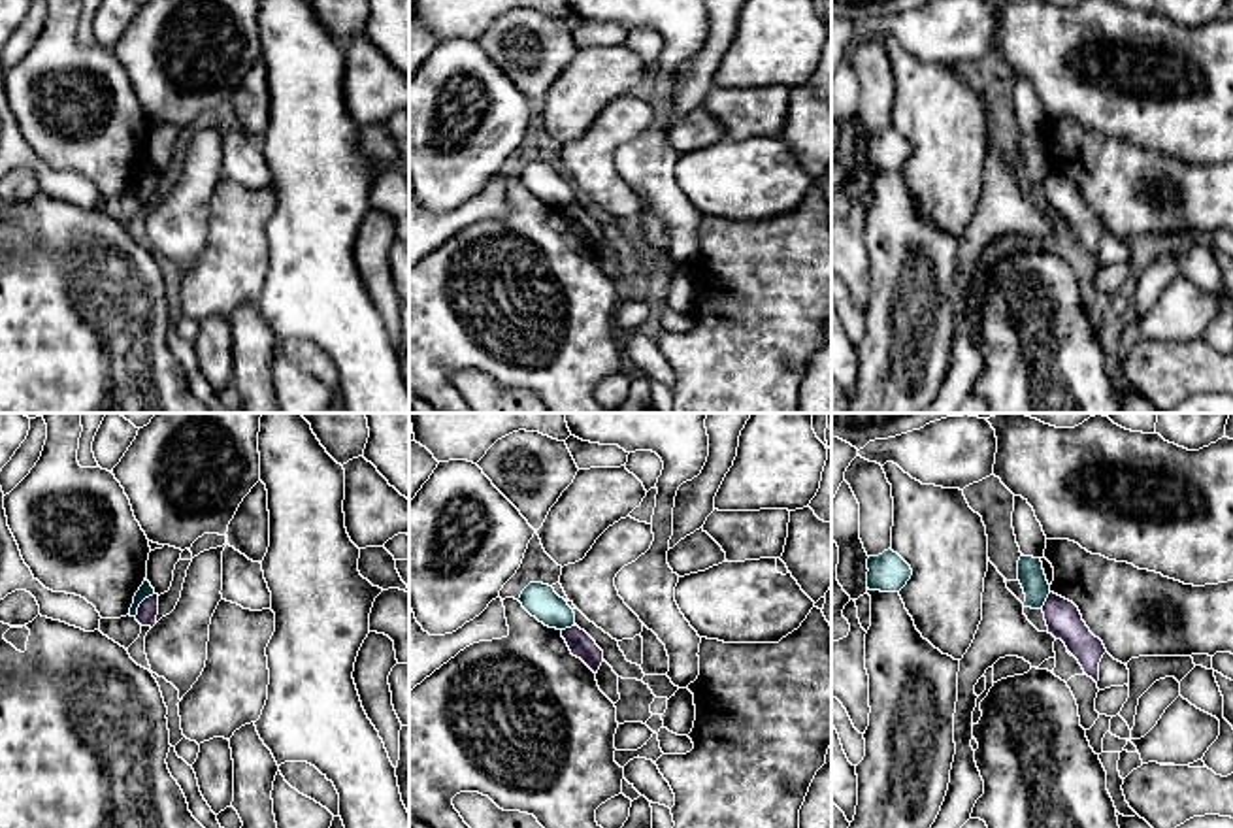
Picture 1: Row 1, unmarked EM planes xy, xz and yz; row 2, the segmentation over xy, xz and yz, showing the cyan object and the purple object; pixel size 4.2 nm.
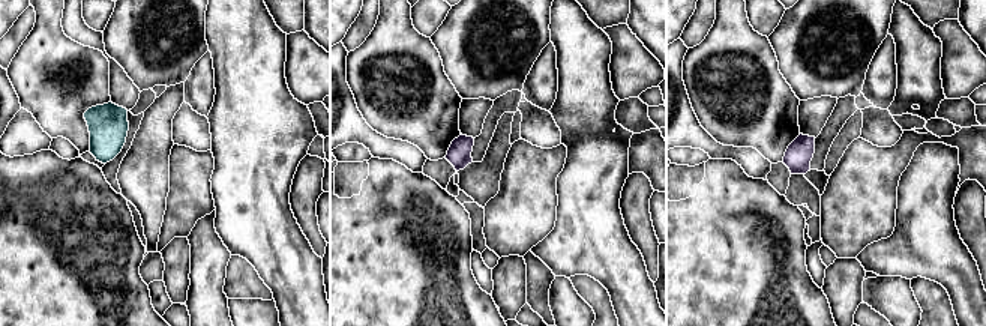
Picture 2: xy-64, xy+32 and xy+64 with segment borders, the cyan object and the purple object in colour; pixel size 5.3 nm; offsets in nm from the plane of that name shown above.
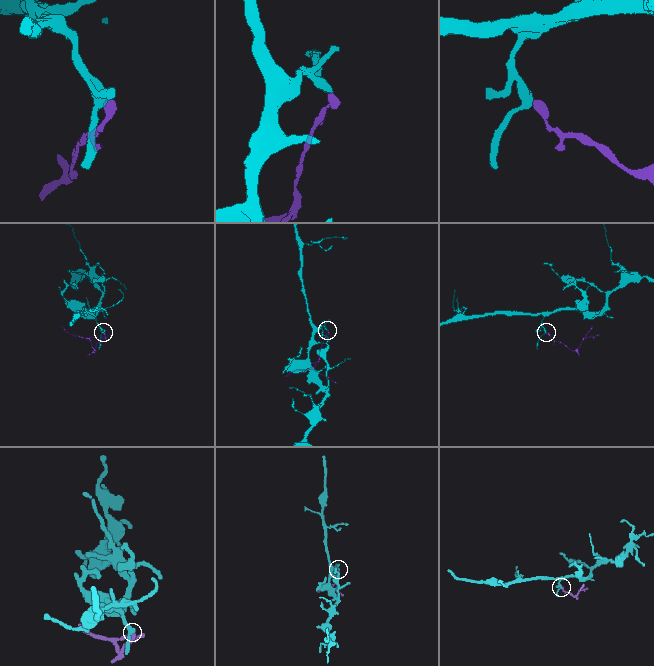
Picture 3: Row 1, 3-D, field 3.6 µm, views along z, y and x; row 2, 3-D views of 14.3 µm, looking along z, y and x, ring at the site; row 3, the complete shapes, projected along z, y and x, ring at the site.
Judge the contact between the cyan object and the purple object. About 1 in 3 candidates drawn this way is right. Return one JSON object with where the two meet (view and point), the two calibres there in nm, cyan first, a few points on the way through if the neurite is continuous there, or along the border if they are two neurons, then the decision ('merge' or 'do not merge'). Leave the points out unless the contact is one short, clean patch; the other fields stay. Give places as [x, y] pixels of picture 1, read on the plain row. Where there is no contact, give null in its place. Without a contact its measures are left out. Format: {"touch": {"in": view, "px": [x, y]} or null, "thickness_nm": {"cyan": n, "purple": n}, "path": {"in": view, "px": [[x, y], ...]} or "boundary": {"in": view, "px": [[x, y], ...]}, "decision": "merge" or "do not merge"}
{"touch": {"in": "xy", "px": [140, 180]}, "thickness_nm": {"cyan": 60, "purple": 90}, "boundary": {"in": "xy", "px": [[153, 170], [140, 182], [134, 193]]}, "decision": "do not merge"}

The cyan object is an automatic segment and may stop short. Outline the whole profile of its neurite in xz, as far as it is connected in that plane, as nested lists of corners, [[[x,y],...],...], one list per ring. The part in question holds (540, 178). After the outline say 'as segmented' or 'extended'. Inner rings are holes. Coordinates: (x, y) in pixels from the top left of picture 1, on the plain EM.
[[[530,160],[518,179],[522,185],[549,206],[566,207],[575,204],[575,190],[552,164]]] | as segmented

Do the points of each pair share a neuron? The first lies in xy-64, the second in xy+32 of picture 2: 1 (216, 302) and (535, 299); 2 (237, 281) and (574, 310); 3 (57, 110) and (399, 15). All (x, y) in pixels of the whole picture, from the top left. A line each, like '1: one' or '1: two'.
1: one
2: two
3: one

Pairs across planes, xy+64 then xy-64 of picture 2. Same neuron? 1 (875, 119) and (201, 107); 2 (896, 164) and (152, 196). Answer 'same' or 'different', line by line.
1: different
2: different

